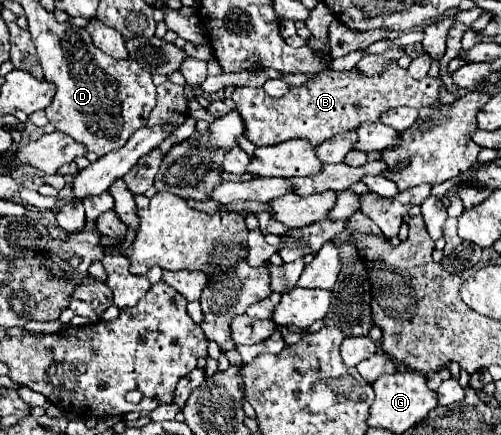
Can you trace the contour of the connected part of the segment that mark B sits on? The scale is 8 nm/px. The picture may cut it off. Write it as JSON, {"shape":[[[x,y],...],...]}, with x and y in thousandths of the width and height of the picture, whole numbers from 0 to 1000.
{"shape":[[[784,143],[764,161],[764,170],[725,175],[709,161],[649,161],[617,179],[605,198],[581,198],[577,211],[561,225],[537,221],[521,198],[517,202],[469,202],[465,230],[473,257],[489,276],[493,317],[509,336],[541,336],[581,317],[613,317],[625,336],[649,326],[653,317],[697,303],[717,290],[717,280],[756,280],[760,267],[792,244],[816,248],[856,248],[876,239],[884,184],[880,179],[820,179],[804,156]]]}

